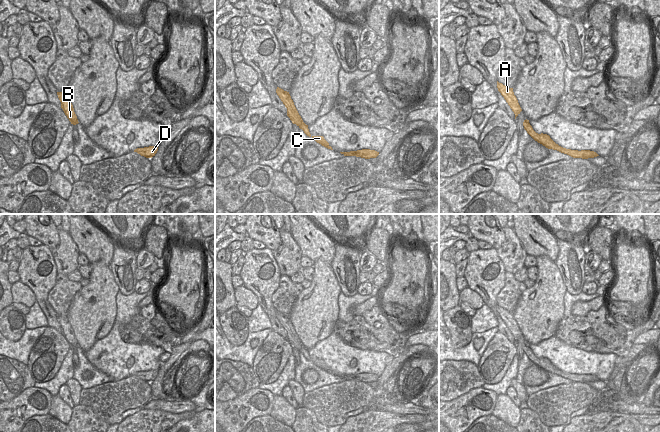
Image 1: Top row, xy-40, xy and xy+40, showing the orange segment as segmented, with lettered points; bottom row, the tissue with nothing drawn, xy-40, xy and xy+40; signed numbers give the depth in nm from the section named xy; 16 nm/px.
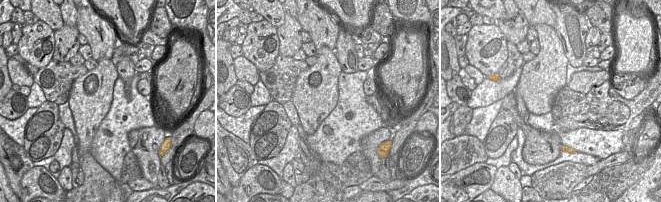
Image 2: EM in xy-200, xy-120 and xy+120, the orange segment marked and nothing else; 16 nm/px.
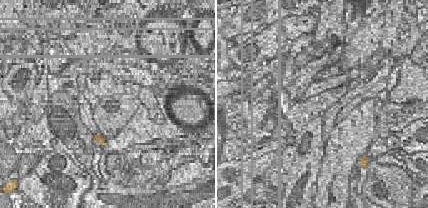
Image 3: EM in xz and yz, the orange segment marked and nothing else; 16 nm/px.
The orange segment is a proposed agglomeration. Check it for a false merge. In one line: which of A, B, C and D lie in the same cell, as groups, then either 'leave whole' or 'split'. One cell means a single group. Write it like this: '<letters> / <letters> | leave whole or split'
A B C D | leave whole

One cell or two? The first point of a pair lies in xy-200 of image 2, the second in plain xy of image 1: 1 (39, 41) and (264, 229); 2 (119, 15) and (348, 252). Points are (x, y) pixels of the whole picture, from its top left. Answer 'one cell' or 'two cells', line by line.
1: two cells
2: two cells

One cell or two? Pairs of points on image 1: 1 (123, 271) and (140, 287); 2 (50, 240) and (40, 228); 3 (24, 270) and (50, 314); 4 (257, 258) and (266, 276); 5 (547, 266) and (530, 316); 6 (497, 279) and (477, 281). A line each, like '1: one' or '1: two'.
1: two
2: one
3: one
4: one
5: one
6: one

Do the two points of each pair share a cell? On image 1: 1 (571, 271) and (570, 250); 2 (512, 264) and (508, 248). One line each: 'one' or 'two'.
1: one
2: one

